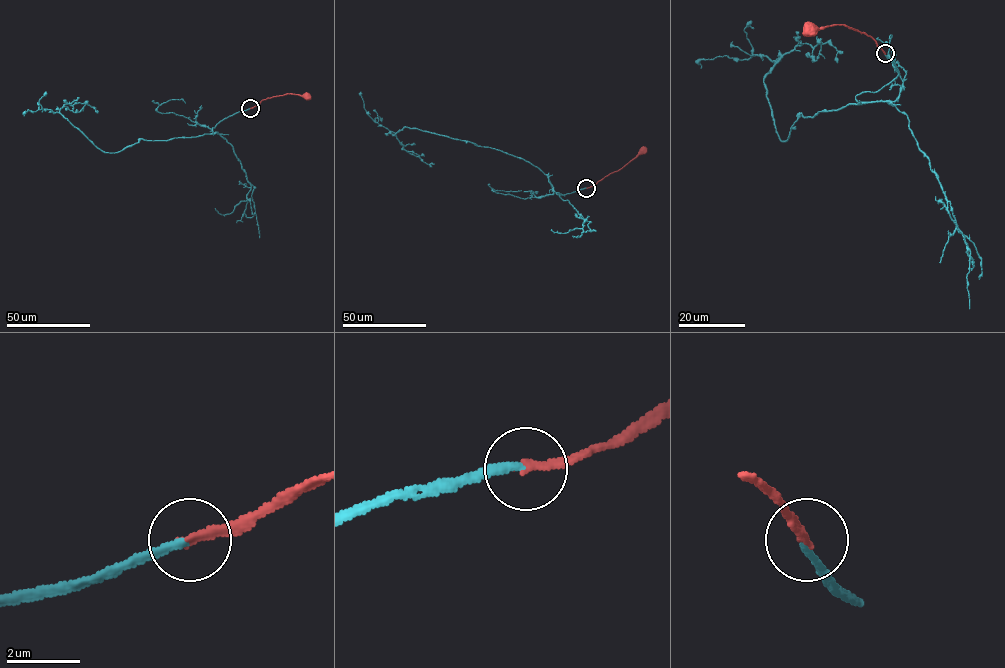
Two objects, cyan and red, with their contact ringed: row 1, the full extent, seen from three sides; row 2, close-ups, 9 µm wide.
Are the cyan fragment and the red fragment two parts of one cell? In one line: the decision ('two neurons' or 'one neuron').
one neuron

